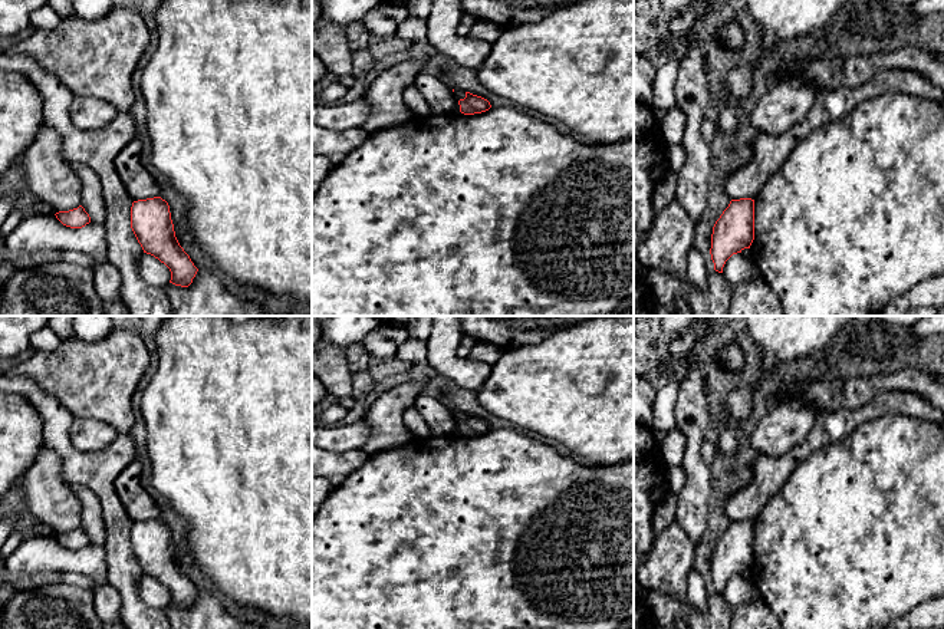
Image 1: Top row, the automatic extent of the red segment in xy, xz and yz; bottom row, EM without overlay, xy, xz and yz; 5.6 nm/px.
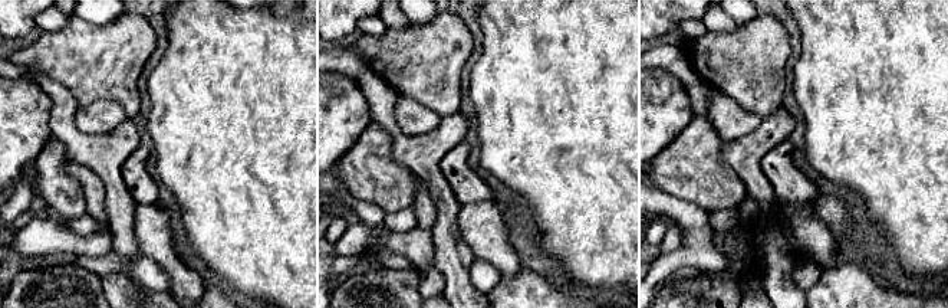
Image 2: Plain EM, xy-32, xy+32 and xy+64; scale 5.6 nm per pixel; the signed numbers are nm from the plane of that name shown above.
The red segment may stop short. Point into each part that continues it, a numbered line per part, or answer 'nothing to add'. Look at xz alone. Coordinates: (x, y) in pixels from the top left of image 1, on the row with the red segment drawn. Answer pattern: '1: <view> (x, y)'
nothing to add

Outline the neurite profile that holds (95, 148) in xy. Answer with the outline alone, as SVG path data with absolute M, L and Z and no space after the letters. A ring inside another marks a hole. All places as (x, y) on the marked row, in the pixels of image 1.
M0 50L0 70L20 72L32 80L43 98L45 124L62 138L63 157L72 164L88 167L99 178L106 208L103 225L108 261L121 271L121 297L128 316L174 316L165 290L147 284L138 274L138 260L144 250L131 228L134 200L115 168L118 154L136 138L131 111L119 112L101 129L80 129L69 115L72 90L34 59Z

